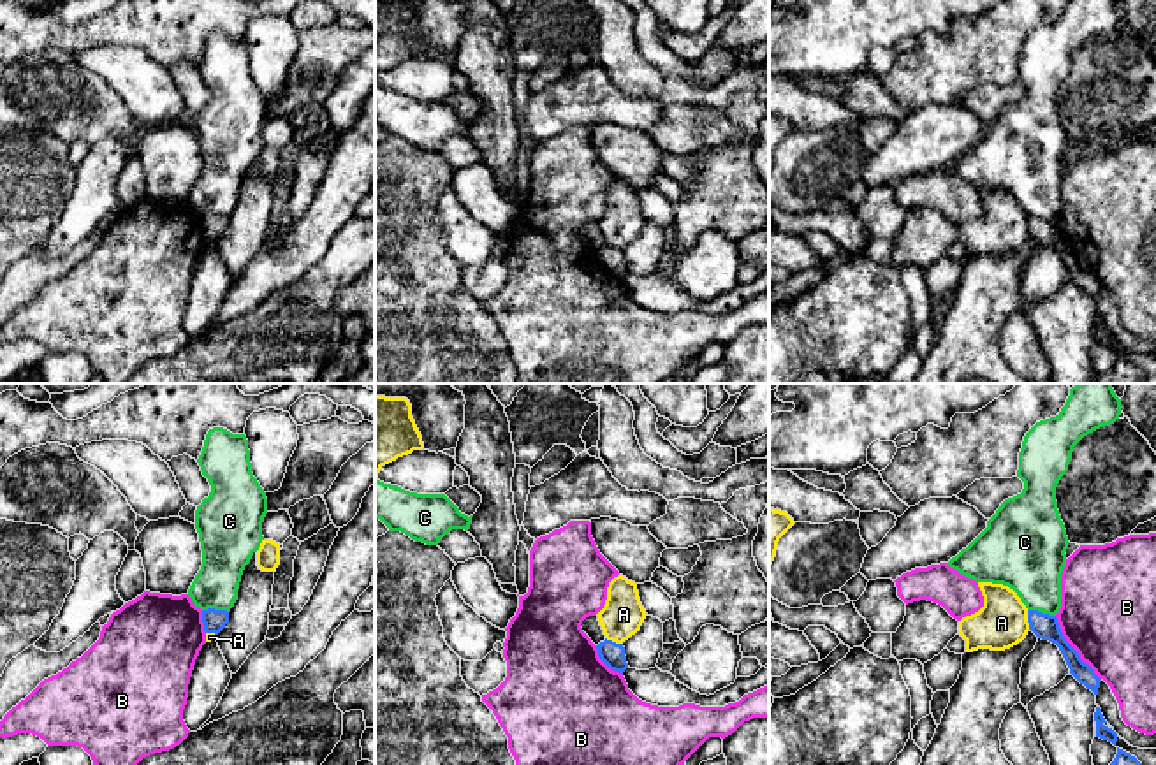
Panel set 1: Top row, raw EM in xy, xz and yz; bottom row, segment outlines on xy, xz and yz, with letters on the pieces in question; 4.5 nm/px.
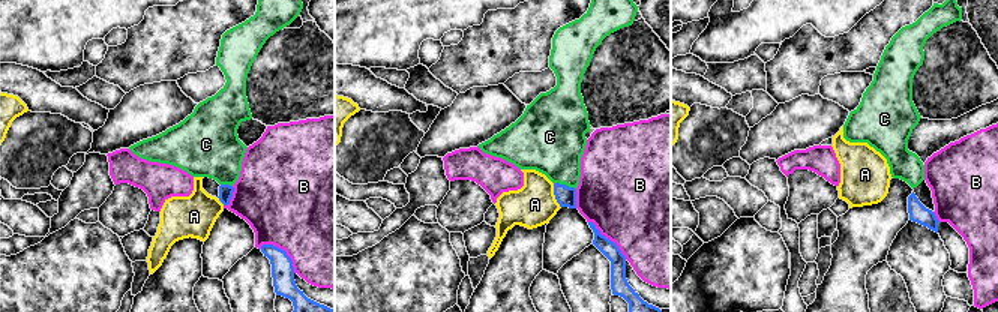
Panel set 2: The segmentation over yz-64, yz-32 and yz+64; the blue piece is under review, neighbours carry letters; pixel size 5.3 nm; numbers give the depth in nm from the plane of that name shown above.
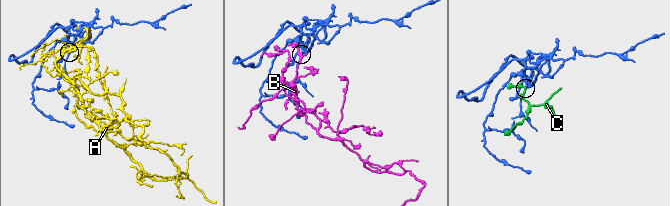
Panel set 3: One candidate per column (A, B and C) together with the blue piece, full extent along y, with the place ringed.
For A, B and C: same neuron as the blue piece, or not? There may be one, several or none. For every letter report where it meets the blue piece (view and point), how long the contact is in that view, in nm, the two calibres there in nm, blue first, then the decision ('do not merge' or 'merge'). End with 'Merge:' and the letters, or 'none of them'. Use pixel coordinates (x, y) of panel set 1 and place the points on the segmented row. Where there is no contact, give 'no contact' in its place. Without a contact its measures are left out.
A: contact yz (1028, 619); length 90 nm; calibres 120 and 240 nm; do not merge
B: contact yz (1072, 648); length 360 nm; calibres 120 and 440 nm; do not merge
C: contact yz (1040, 612); length 130 nm; calibres 120 and 320 nm; do not merge
Merge: none of them

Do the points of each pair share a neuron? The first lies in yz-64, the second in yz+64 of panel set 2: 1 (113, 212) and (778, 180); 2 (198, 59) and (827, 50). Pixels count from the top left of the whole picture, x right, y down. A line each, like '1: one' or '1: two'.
1: two
2: one

